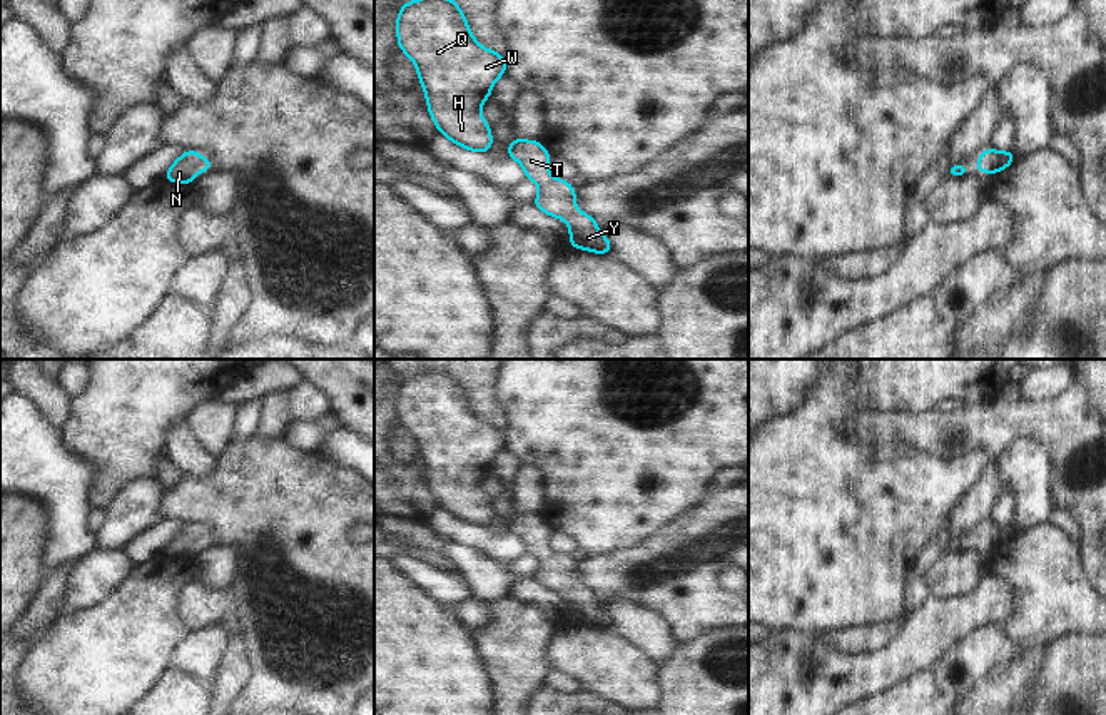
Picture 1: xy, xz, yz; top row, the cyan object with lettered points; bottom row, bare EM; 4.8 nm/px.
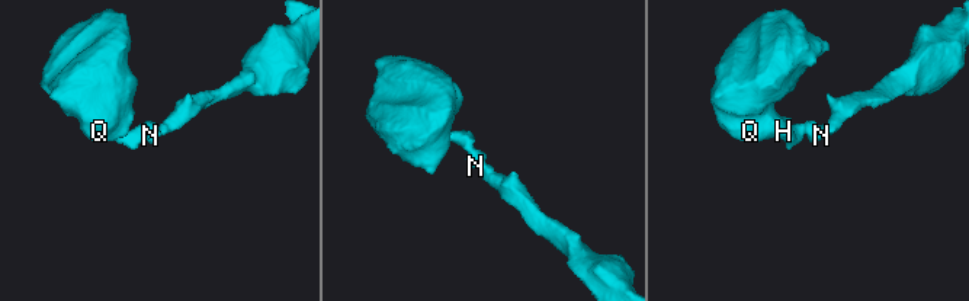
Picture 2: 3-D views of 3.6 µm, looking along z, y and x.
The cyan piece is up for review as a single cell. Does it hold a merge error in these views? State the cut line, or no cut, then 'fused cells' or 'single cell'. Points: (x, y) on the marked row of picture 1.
no cut; single cell

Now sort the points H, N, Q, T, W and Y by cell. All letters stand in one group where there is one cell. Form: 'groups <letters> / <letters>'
groups H N Q T W Y

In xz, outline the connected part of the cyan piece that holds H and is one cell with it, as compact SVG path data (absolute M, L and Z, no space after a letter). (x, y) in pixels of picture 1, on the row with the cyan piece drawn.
M453 0L403 3L398 43L418 68L429 115L441 135L471 150L493 147L490 124L479 115L496 79L506 74L501 53L481 47Z

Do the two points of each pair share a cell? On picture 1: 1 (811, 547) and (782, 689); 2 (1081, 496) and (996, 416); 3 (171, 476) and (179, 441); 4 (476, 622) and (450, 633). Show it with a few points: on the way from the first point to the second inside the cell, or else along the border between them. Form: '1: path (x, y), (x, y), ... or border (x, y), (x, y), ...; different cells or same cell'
1: border (771, 628), (811, 630), (821, 635); different cells
2: path (1060, 473), (1060, 448), (1026, 418); same cell
3: border (162, 453), (182, 476); different cells
4: border (448, 608), (471, 633); different cells

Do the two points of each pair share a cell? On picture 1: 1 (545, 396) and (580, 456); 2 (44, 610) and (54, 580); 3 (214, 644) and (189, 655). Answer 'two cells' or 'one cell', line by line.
1: one cell
2: one cell
3: one cell

